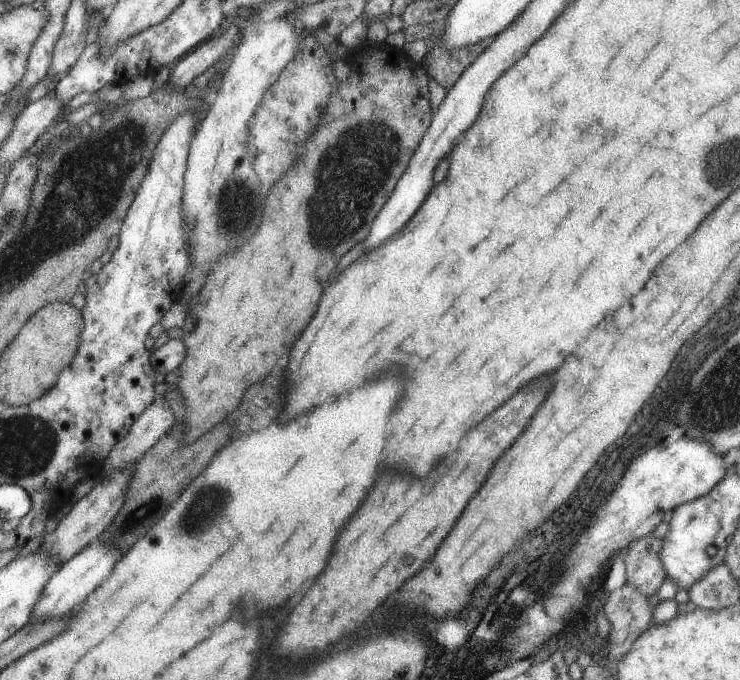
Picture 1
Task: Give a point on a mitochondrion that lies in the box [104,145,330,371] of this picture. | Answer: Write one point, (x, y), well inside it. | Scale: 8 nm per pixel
(230, 218)

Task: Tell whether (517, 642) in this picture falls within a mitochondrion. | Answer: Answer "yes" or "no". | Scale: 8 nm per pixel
yes

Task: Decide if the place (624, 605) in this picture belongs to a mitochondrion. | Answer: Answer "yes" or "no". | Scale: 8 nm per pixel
yes

